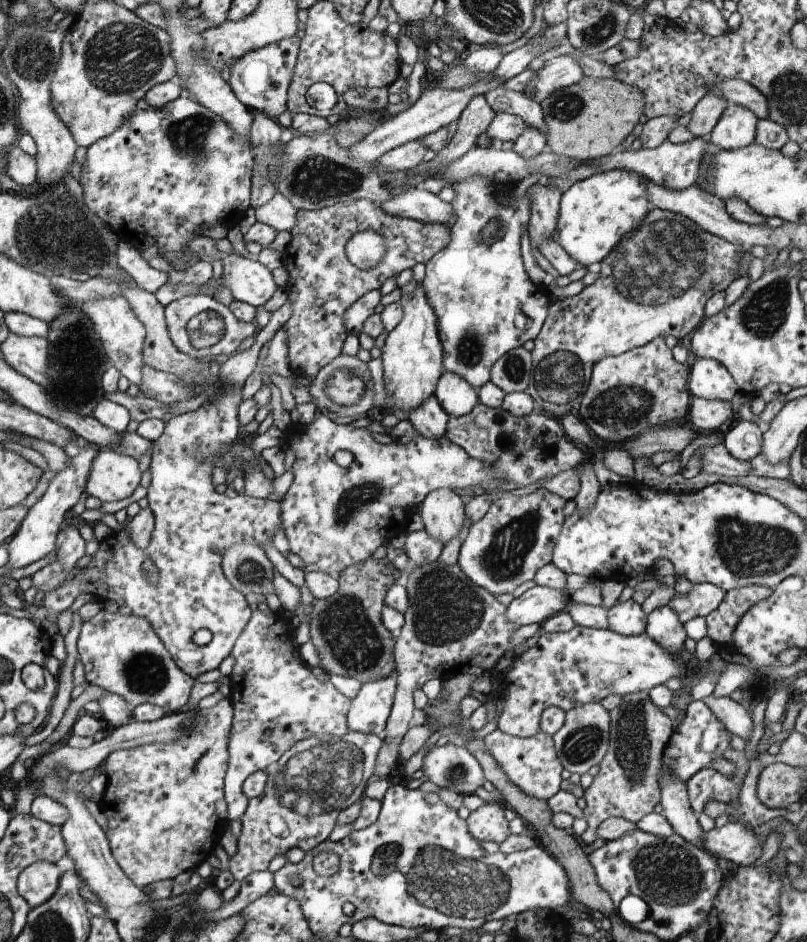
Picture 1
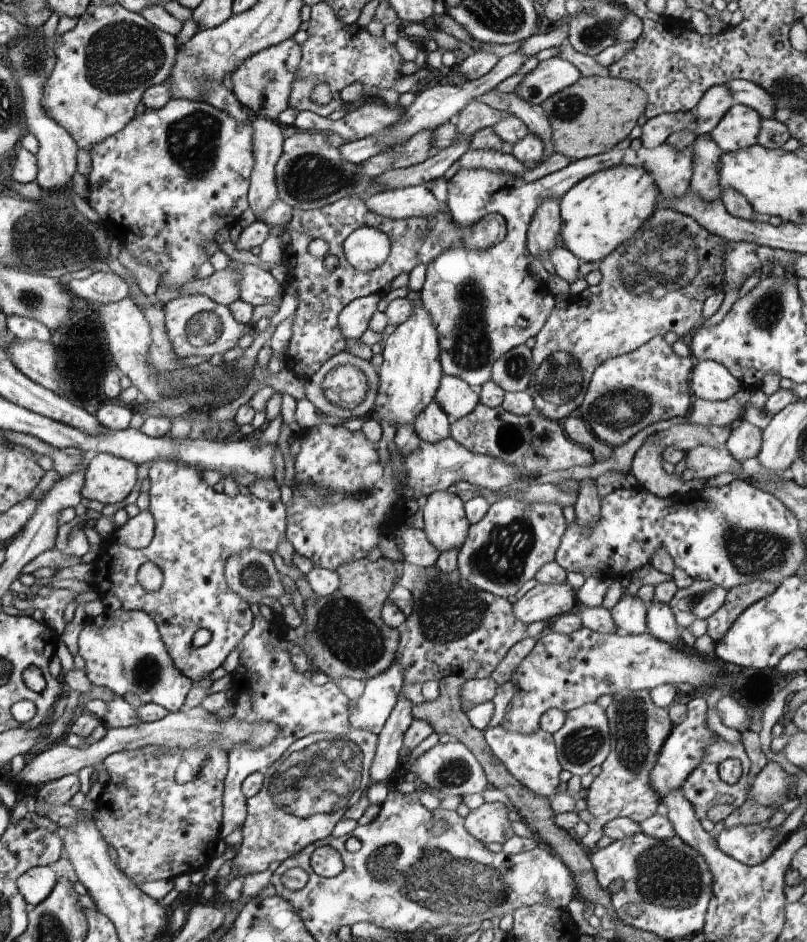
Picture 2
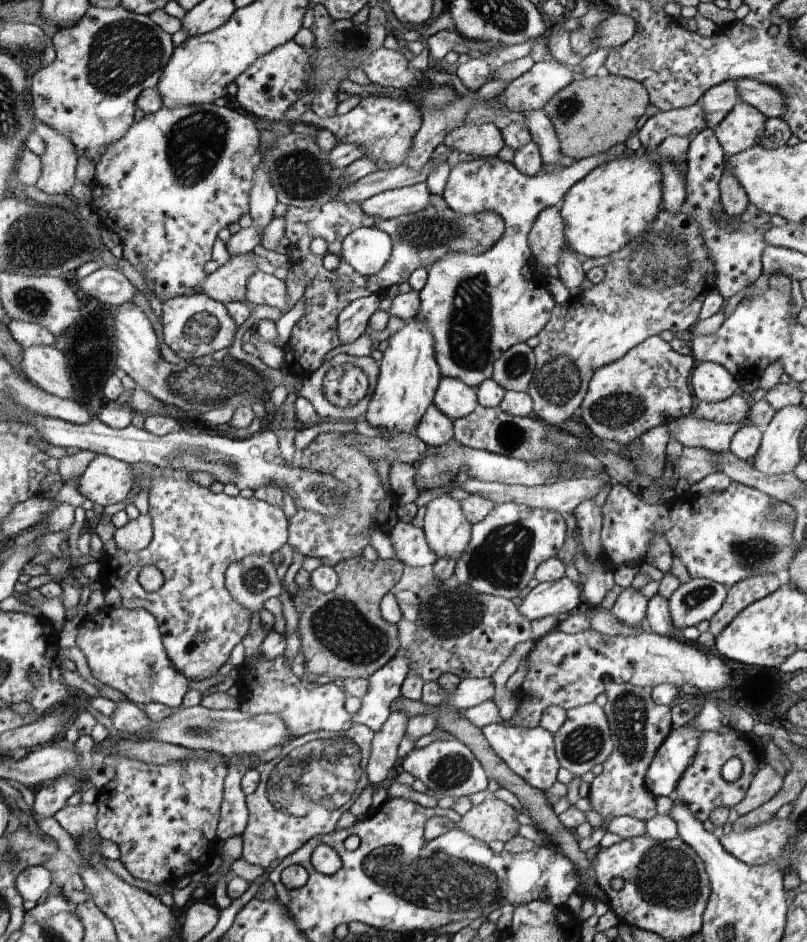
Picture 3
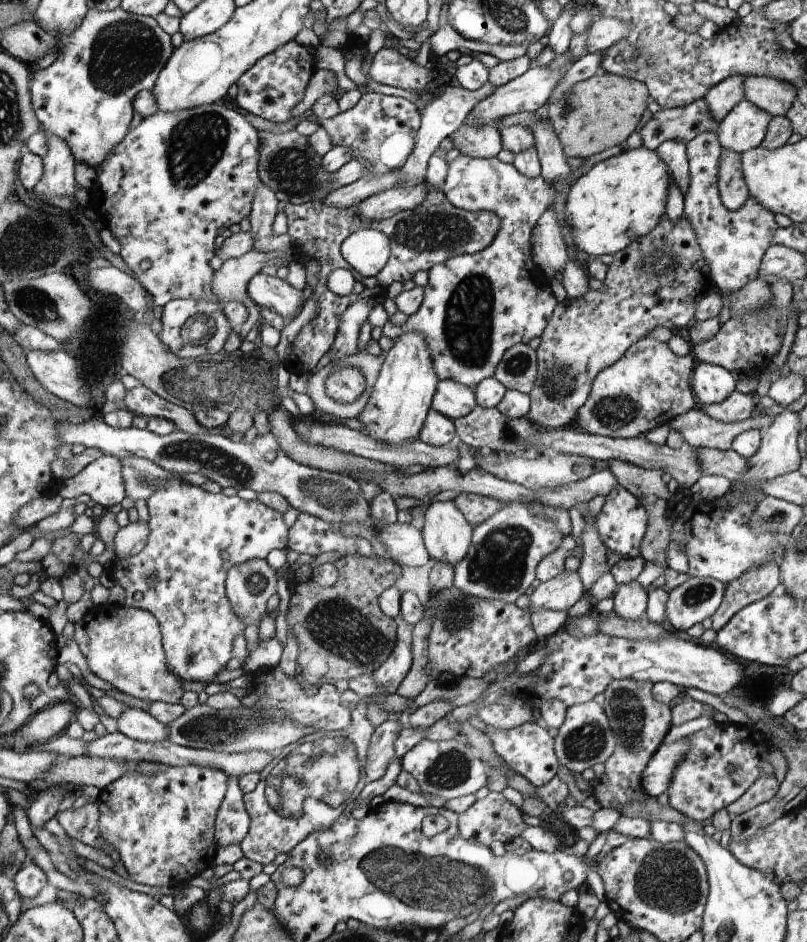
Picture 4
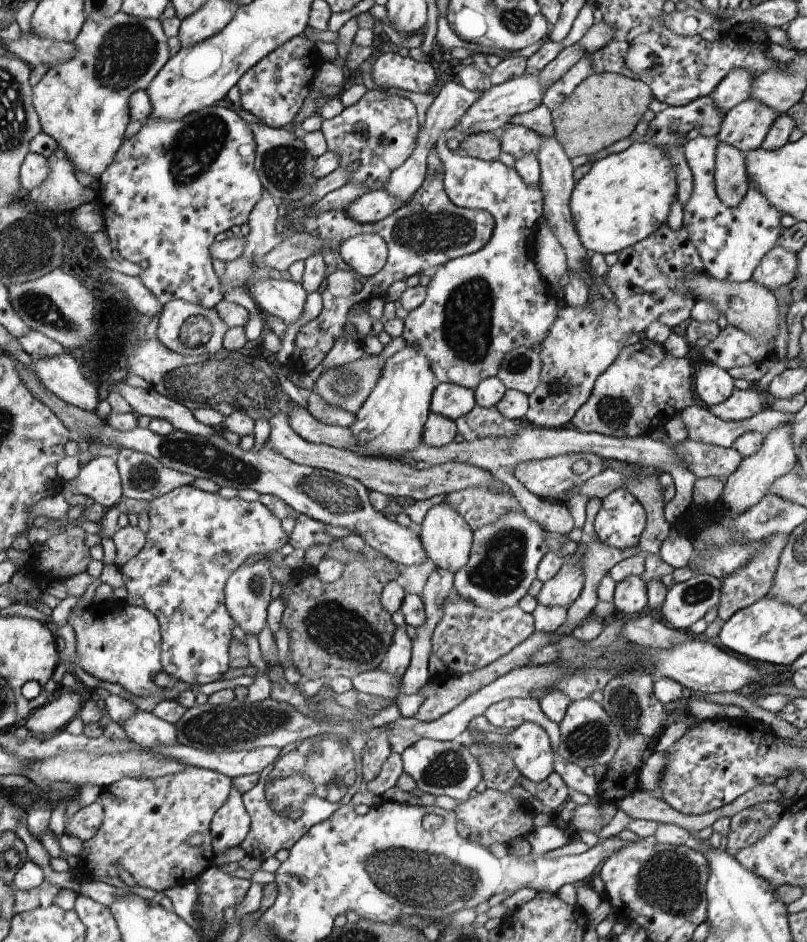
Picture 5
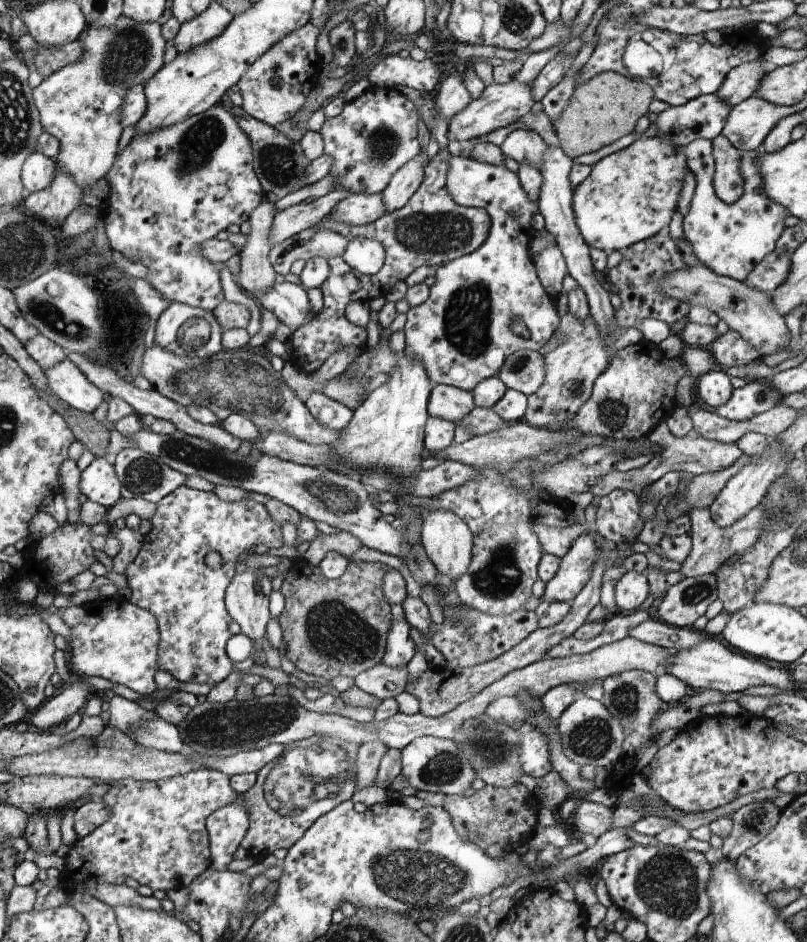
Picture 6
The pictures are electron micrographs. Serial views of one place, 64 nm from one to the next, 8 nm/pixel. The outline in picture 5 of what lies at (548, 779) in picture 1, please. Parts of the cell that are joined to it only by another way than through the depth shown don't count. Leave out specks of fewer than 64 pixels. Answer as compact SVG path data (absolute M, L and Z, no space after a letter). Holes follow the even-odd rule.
M528 721L505 738L503 749L513 758L522 776L542 782L554 770L554 752L548 734L538 723Z

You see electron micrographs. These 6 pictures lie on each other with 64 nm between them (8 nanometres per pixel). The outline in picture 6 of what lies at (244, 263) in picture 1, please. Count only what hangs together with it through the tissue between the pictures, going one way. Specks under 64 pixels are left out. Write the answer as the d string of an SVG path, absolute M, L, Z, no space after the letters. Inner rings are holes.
M287 281L276 283L257 300L257 303L268 307L268 310L278 317L280 323L286 324L294 331L312 322L317 316L306 297L306 288Z

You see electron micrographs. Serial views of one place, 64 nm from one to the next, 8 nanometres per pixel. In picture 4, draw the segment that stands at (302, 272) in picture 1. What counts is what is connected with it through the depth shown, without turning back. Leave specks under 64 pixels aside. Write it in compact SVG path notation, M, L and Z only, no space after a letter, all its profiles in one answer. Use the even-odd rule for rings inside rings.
M427 183L426 190L428 193L423 201L414 209L400 211L390 218L379 221L362 221L354 207L338 209L332 205L325 205L320 200L301 205L291 203L286 206L286 234L302 252L303 257L300 260L316 259L321 264L320 278L313 290L319 312L301 328L294 340L292 354L286 360L286 367L291 373L315 371L320 358L329 352L336 342L345 310L356 301L368 298L382 299L392 282L404 283L412 279L418 270L429 271L433 266L452 257L481 253L494 242L500 232L500 219L497 214L492 211L467 211L455 207L440 187ZM361 228L383 232L390 239L391 255L386 266L375 277L360 278L364 291L345 297L338 295L336 298L336 294L332 294L326 285L328 275L337 268L336 246L340 246L345 238Z

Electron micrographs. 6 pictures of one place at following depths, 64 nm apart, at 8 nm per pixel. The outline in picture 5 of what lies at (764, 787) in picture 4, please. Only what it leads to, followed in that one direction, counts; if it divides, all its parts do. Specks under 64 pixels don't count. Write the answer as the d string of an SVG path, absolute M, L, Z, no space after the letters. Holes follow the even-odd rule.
M764 783L763 785L758 785L756 788L749 790L748 793L744 793L741 797L738 797L736 801L701 815L687 815L681 813L680 811L674 810L664 799L656 798L654 794L648 791L645 792L639 790L618 800L616 806L618 809L626 812L628 816L631 816L632 819L650 819L660 823L672 823L689 830L689 832L693 834L698 830L702 830L702 828L706 828L706 826L710 826L720 817L733 817L737 812L740 812L745 808L760 804L761 802L768 802L769 800L778 801L782 798L783 794L776 787L775 783Z

